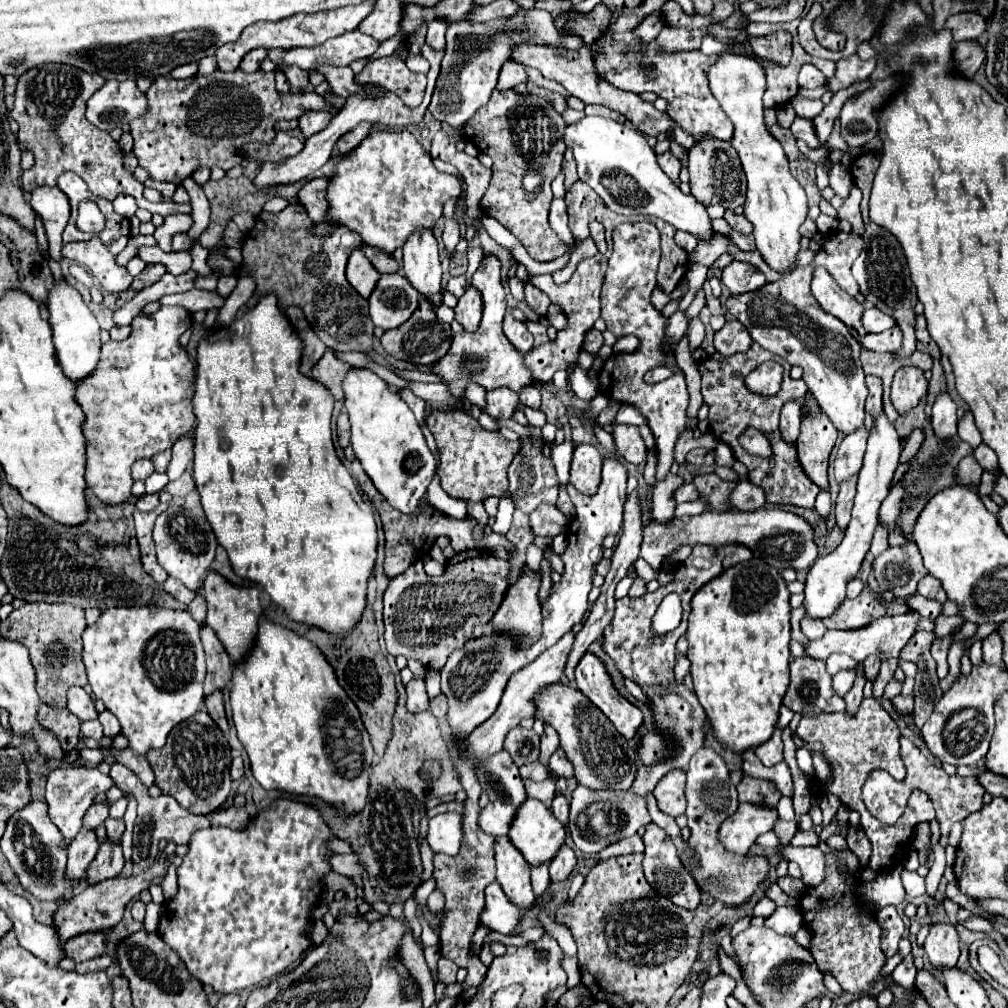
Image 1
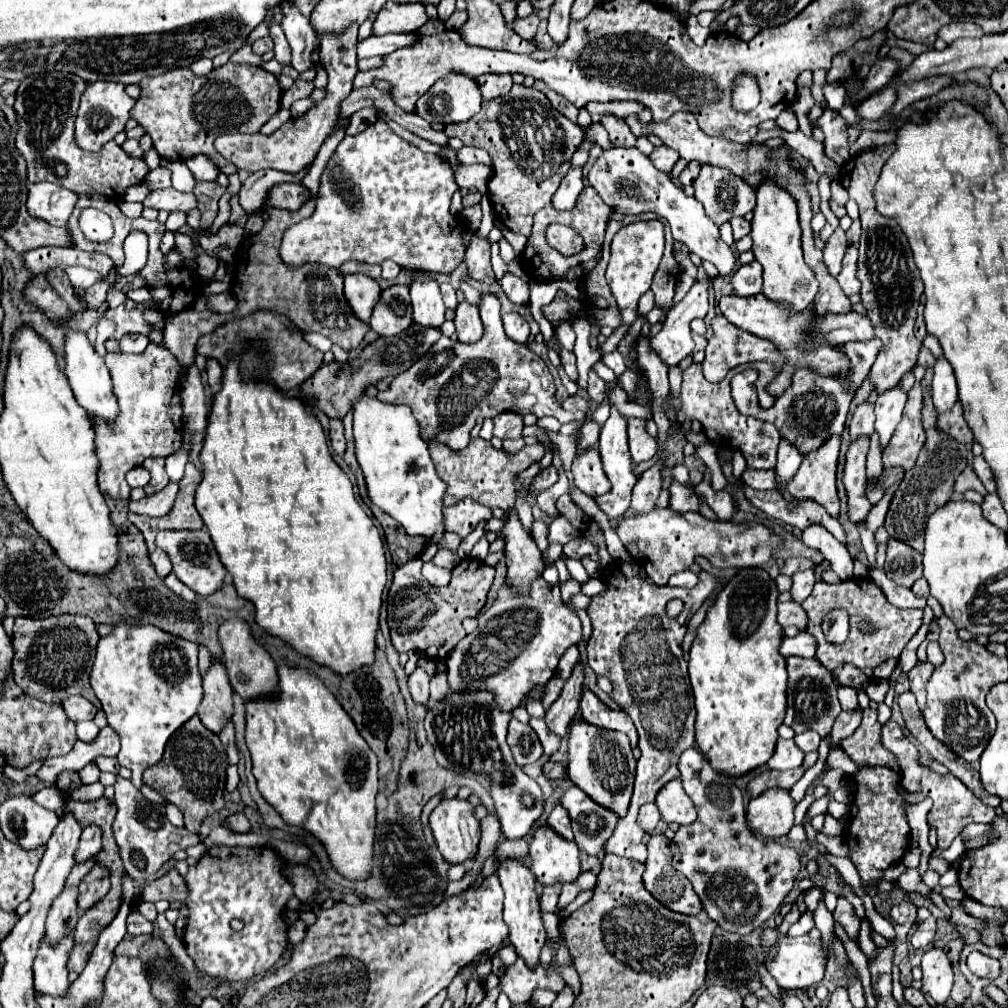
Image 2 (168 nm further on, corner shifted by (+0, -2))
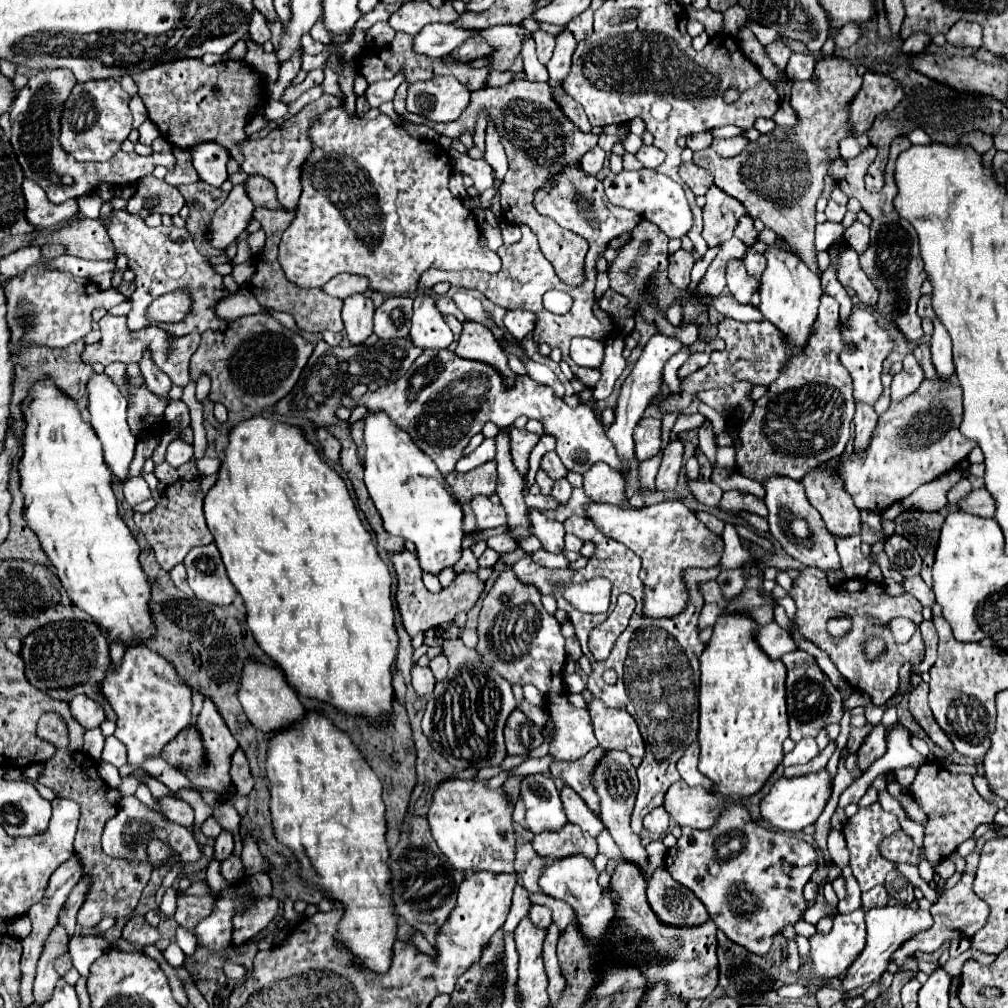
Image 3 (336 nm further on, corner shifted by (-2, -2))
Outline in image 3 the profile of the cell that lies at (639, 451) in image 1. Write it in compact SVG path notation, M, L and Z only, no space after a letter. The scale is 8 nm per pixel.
M645 418L635 426L635 456L639 460L649 460L661 452L661 420Z

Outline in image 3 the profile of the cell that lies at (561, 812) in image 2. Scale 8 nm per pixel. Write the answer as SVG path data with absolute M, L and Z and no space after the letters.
M567 824L559 832L543 832L533 838L533 848L541 858L569 858L575 854L583 854L593 860L597 856L597 842L591 834L585 834L579 826Z

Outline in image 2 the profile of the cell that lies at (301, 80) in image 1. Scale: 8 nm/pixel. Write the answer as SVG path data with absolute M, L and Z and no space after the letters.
M273 24L269 36L271 36L273 42L275 42L275 60L277 60L281 66L291 64L291 62L289 62L289 58L291 58L291 54L289 54L289 44L287 44L287 38L285 38L281 26Z

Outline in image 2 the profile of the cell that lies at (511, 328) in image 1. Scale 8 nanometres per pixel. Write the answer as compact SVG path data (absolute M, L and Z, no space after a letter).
M511 312L503 316L503 324L505 324L505 334L517 342L517 344L527 344L529 340L529 324L525 318L521 318L519 314Z

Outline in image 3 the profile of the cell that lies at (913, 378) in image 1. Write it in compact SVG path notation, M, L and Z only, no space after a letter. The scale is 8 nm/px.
M953 374L951 380L925 380L907 400L893 402L879 416L865 458L859 458L853 452L849 460L839 462L837 476L841 478L845 492L851 494L859 510L881 514L891 504L913 494L921 484L955 470L977 446L977 442L971 442L959 432L961 420L963 406L957 376Z

